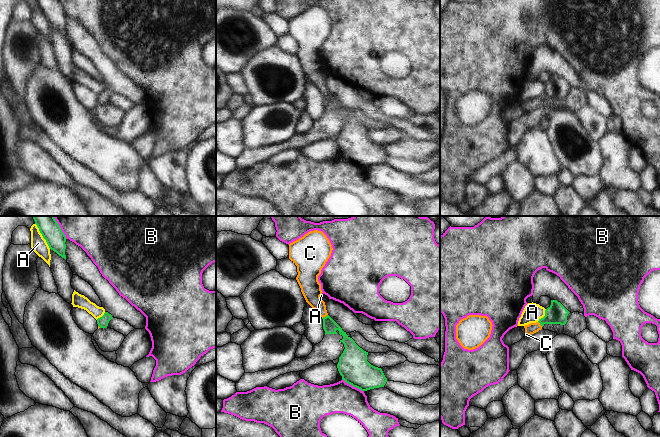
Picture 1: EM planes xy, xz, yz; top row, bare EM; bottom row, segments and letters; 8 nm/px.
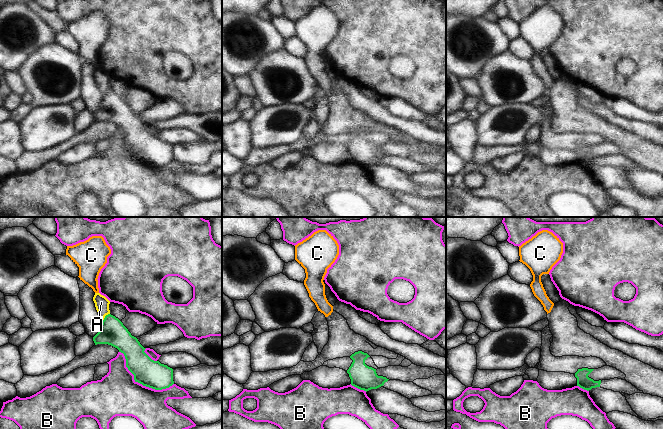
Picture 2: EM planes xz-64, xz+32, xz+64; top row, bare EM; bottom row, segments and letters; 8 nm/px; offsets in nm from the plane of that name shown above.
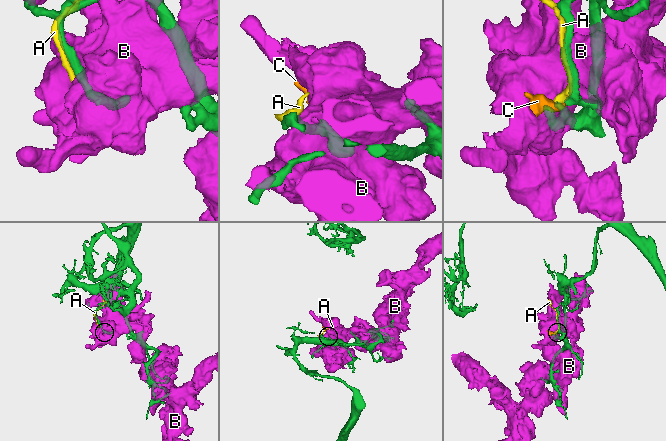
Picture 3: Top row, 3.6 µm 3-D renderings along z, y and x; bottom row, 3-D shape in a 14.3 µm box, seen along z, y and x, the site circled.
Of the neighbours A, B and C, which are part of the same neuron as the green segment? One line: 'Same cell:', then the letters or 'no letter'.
Same cell: C.

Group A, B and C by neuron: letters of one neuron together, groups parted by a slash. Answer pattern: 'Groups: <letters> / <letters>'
Groups: A / B / C.

